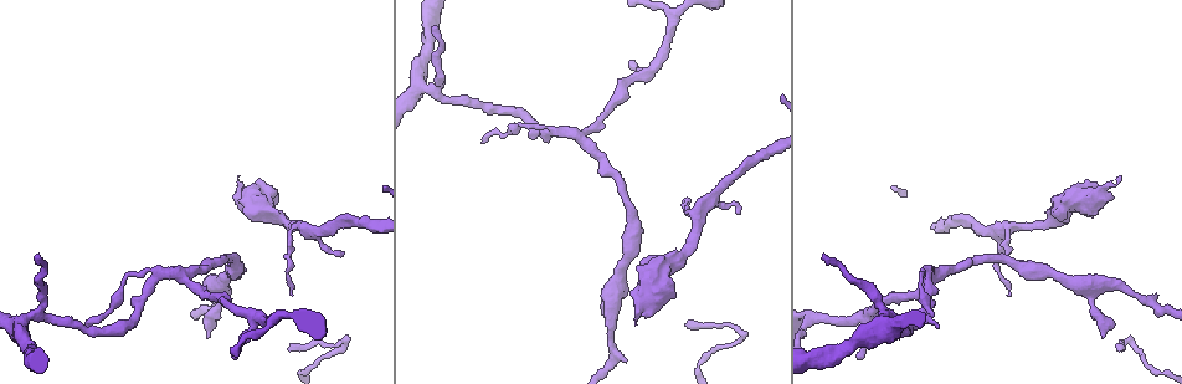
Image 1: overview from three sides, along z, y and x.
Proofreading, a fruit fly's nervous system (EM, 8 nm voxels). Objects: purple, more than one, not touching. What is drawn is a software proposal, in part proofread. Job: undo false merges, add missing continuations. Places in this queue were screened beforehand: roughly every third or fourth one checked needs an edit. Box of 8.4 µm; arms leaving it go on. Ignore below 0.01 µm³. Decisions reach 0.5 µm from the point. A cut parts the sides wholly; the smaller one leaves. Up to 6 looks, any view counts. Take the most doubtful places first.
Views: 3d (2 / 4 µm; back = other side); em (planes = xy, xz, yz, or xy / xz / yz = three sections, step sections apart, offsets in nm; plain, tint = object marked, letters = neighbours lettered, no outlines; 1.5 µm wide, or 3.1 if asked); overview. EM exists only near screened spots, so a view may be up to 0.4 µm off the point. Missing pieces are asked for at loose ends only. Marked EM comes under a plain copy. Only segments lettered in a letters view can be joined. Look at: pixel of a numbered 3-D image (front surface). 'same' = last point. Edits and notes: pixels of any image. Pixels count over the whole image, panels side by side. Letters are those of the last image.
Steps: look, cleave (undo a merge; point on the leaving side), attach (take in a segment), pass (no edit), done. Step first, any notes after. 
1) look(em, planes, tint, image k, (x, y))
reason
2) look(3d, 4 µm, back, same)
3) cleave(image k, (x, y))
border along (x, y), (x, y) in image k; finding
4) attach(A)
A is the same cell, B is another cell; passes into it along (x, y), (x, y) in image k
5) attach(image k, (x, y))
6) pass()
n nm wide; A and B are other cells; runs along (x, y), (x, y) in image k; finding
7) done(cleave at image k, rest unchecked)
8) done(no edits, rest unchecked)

look(em, planes, letters, image 1, (341, 251))
thin end

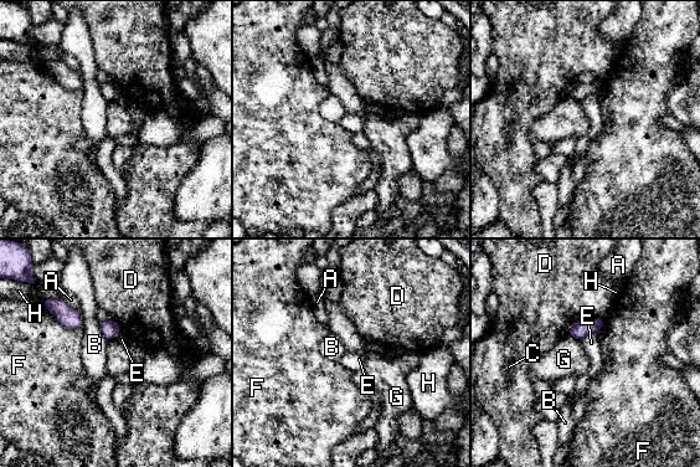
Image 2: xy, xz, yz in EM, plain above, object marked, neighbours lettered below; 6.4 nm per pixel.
pass()
A, B, C, D, E, F, G and H are other cells; border along (600, 329), (587, 333), (580, 340) in image 2; none of them fits

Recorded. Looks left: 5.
look(em, planes, letters, image 1, (614, 291))
narrows sharply

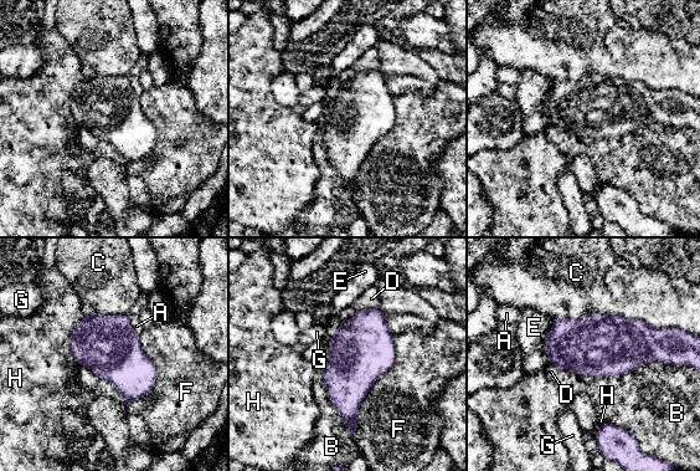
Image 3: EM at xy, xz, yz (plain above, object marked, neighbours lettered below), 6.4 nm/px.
pass()
A, B, C, D, E, F, G and H are other cells; border along (127, 316), (130, 326), (139, 333) in image 3; all the same neuron

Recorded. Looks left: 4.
look(3d, 2 µm, image 1, (433, 27))
tapers out

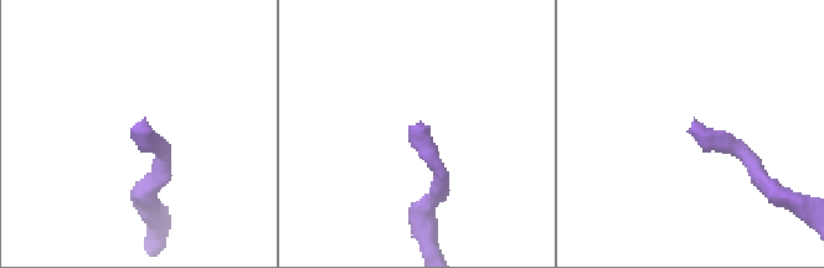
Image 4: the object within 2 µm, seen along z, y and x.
look(em, planes, letters, image 4, (143, 120))

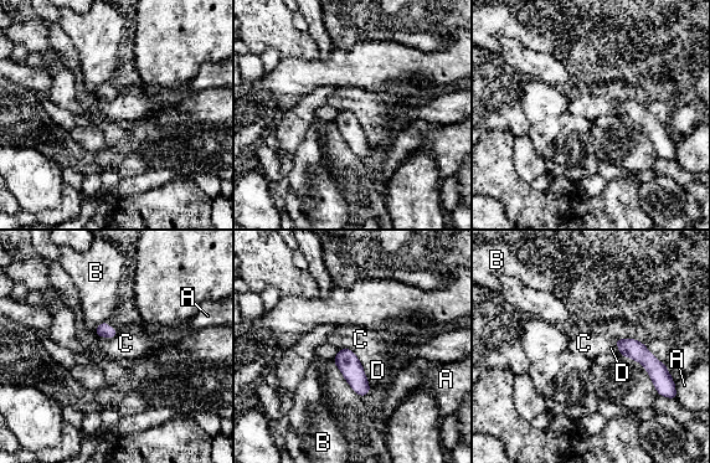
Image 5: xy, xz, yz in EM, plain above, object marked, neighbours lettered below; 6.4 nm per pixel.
pass()
90 nm wide; A, B, C and D are other cells; border along (104, 320), (93, 329) in image 5; no lettered segment goes on from it

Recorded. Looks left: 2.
done(no edits, rest unchecked)

